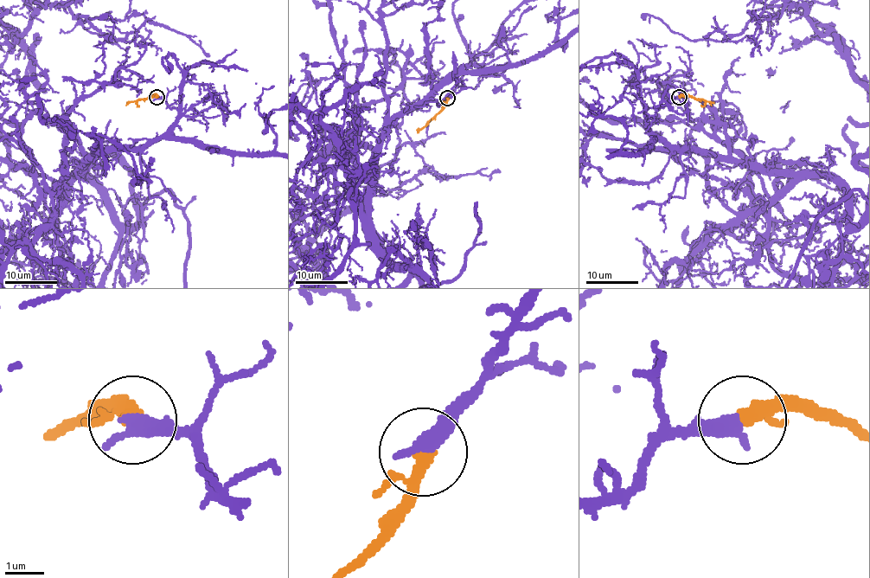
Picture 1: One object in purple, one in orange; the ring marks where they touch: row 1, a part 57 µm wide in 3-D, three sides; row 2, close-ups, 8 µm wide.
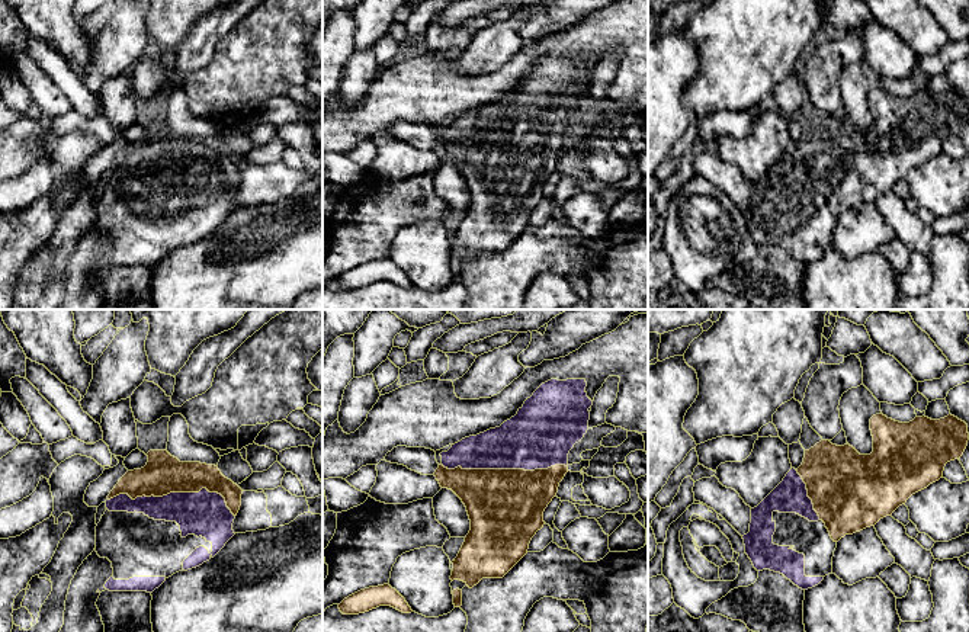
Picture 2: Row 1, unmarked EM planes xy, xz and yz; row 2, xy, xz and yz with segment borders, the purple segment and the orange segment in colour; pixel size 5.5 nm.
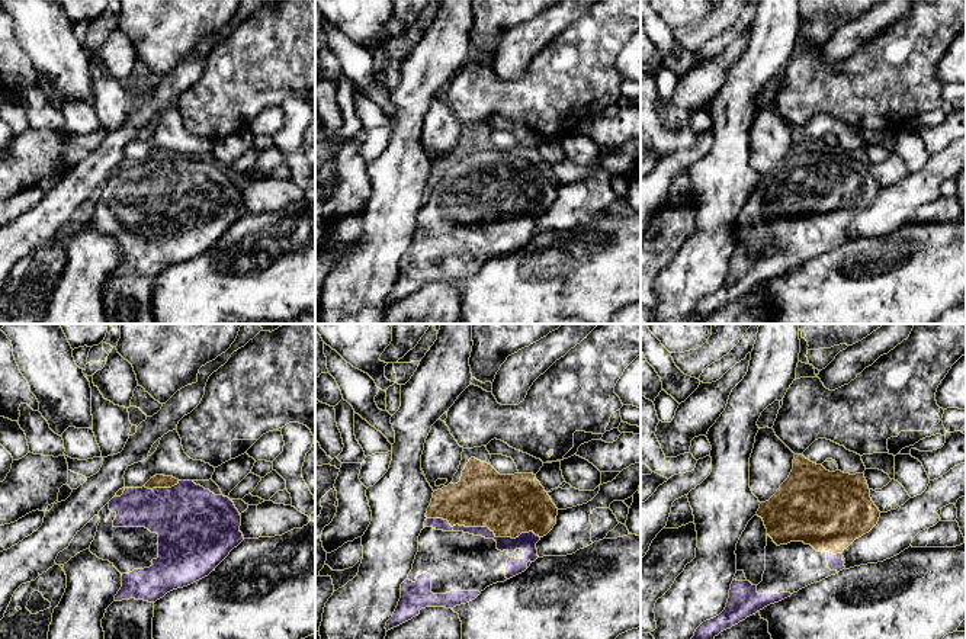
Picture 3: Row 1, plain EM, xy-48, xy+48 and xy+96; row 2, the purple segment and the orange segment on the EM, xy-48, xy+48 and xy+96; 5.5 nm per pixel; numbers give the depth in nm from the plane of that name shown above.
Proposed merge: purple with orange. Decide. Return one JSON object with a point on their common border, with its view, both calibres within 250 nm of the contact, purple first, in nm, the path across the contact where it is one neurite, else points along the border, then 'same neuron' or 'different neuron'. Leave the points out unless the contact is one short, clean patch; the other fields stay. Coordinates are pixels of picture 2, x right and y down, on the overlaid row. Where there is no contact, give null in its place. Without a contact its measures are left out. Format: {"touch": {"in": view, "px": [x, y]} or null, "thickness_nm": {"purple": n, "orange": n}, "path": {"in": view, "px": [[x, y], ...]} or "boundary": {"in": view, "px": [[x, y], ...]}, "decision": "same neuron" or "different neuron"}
{"touch": {"in": "xy", "px": [175, 493]}, "thickness_nm": {"purple": 240, "orange": 220}, "decision": "same neuron"}

